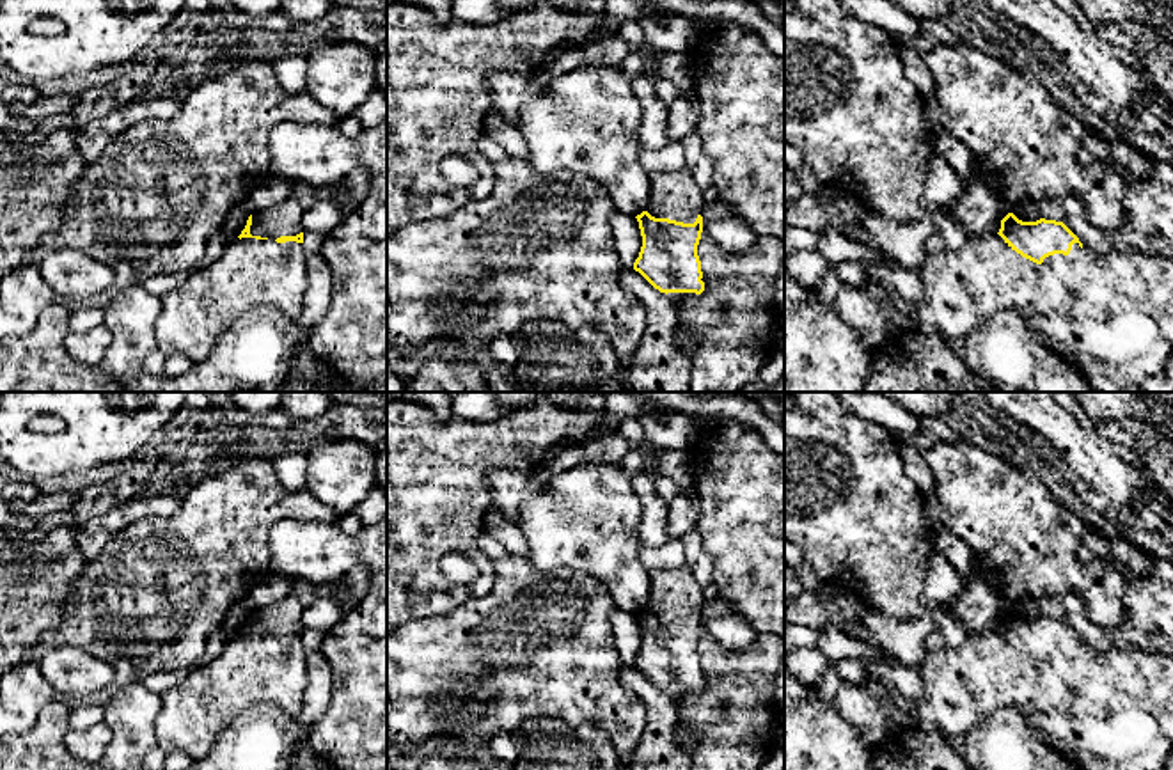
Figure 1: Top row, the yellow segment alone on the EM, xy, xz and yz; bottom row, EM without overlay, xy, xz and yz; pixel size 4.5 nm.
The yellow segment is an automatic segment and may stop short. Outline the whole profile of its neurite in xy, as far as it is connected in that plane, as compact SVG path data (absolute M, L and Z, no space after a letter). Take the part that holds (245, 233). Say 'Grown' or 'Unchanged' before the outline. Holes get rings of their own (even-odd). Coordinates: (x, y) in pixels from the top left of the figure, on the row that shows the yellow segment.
Grown. M293 197L252 211L241 234L225 243L211 266L193 270L183 286L161 296L161 314L154 328L158 350L167 357L185 355L192 362L201 362L222 332L259 305L277 307L287 318L300 319L307 296L302 218L303 209Z

